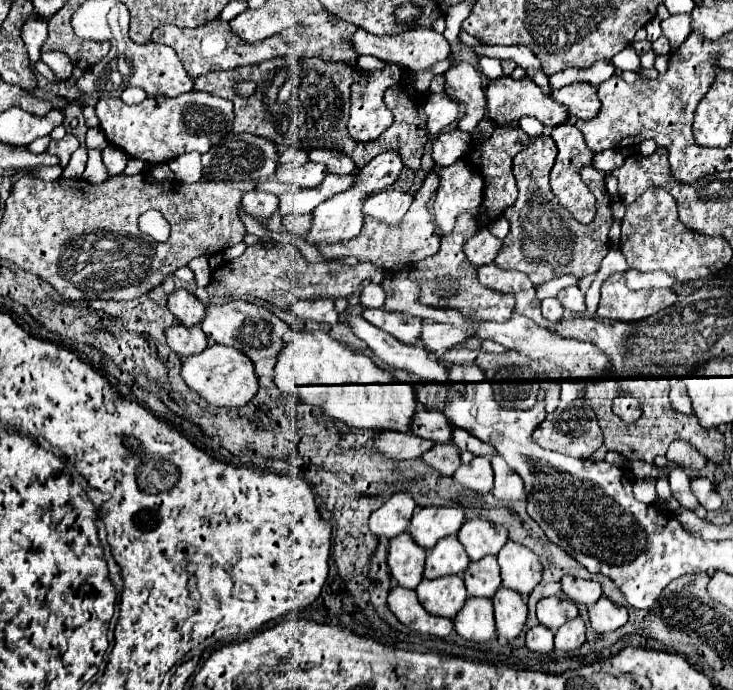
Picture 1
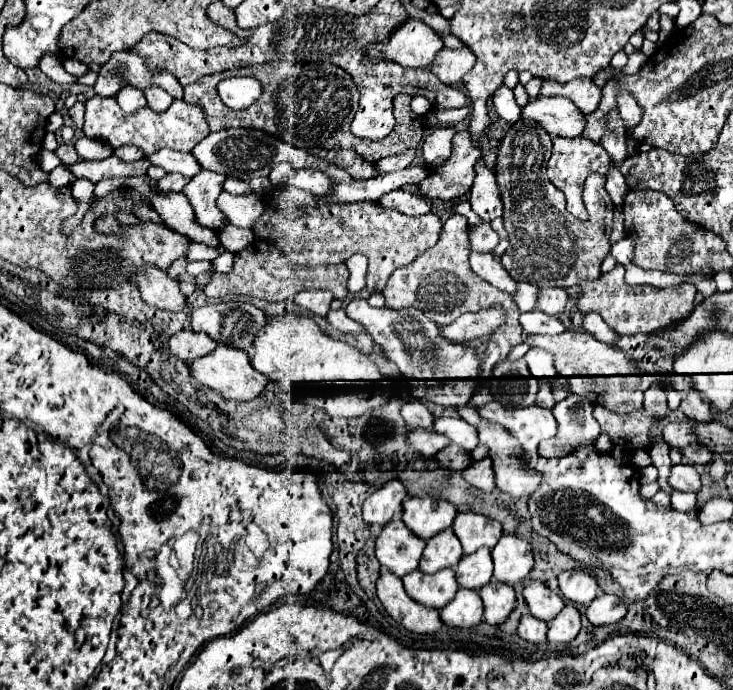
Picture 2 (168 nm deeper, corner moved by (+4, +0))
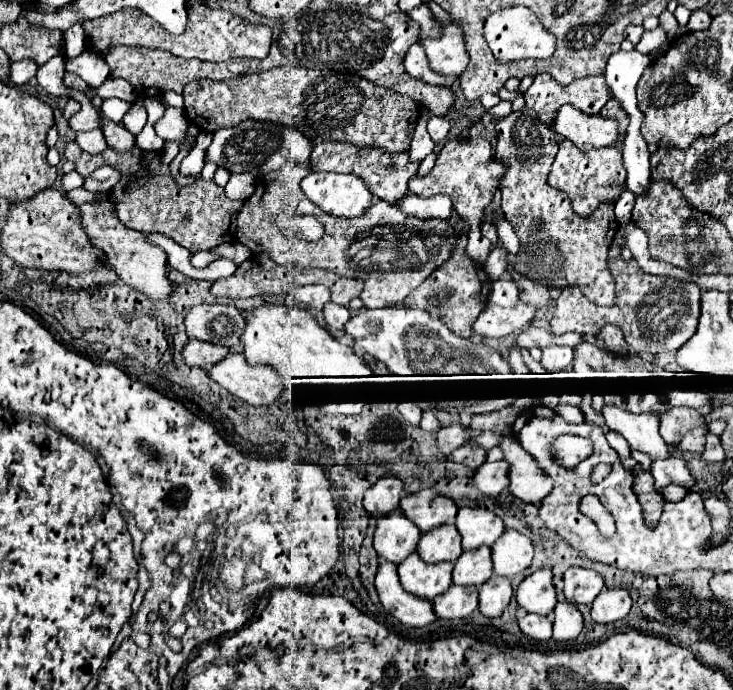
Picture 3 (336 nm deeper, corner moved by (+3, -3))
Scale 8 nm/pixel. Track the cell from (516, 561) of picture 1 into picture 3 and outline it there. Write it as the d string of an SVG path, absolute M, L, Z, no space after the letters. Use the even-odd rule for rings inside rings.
M505 529L505 533L491 545L493 569L497 575L513 577L525 571L533 559L531 539L515 529Z

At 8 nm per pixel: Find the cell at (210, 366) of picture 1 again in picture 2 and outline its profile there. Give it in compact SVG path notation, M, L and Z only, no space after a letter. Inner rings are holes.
M216 346L216 350L212 350L210 354L194 360L190 364L190 372L202 386L208 386L208 388L220 392L226 400L242 400L242 402L252 400L264 390L264 386L268 382L268 378L264 374L260 374L258 370L252 368L250 358L244 350L230 348L230 346Z

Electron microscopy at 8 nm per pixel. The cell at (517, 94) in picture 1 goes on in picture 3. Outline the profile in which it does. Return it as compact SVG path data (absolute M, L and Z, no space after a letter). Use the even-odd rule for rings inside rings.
M563 105L557 113L553 131L573 141L579 149L611 147L619 141L619 123L601 115L585 115L571 105Z

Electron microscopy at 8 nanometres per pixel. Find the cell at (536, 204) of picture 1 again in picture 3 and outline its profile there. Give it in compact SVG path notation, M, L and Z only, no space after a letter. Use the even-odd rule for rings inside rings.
M511 111L495 123L495 129L499 139L495 153L509 165L509 173L501 179L501 207L523 245L521 253L515 255L515 269L547 287L563 289L563 285L579 283L589 301L601 307L613 307L617 301L615 279L607 267L607 251L619 229L613 203L601 205L589 217L577 217L567 195L549 187L547 175L557 155L557 141L555 131L543 125L535 111Z

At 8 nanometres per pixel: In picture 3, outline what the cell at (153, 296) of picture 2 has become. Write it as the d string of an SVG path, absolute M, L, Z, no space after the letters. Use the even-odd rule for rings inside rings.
M105 199L101 203L83 203L77 207L79 209L79 219L85 229L85 235L89 237L91 245L101 249L107 257L107 265L131 287L135 287L139 293L145 293L147 297L161 299L169 297L173 291L171 281L167 279L167 255L161 247L153 245L147 241L147 237L135 229L127 229L117 213L115 205Z

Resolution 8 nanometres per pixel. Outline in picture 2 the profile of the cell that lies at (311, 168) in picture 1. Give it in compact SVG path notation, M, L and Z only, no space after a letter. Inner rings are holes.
M296 170L294 178L292 178L292 184L296 188L306 190L306 192L316 194L316 196L322 196L322 194L330 192L330 180L318 170Z

